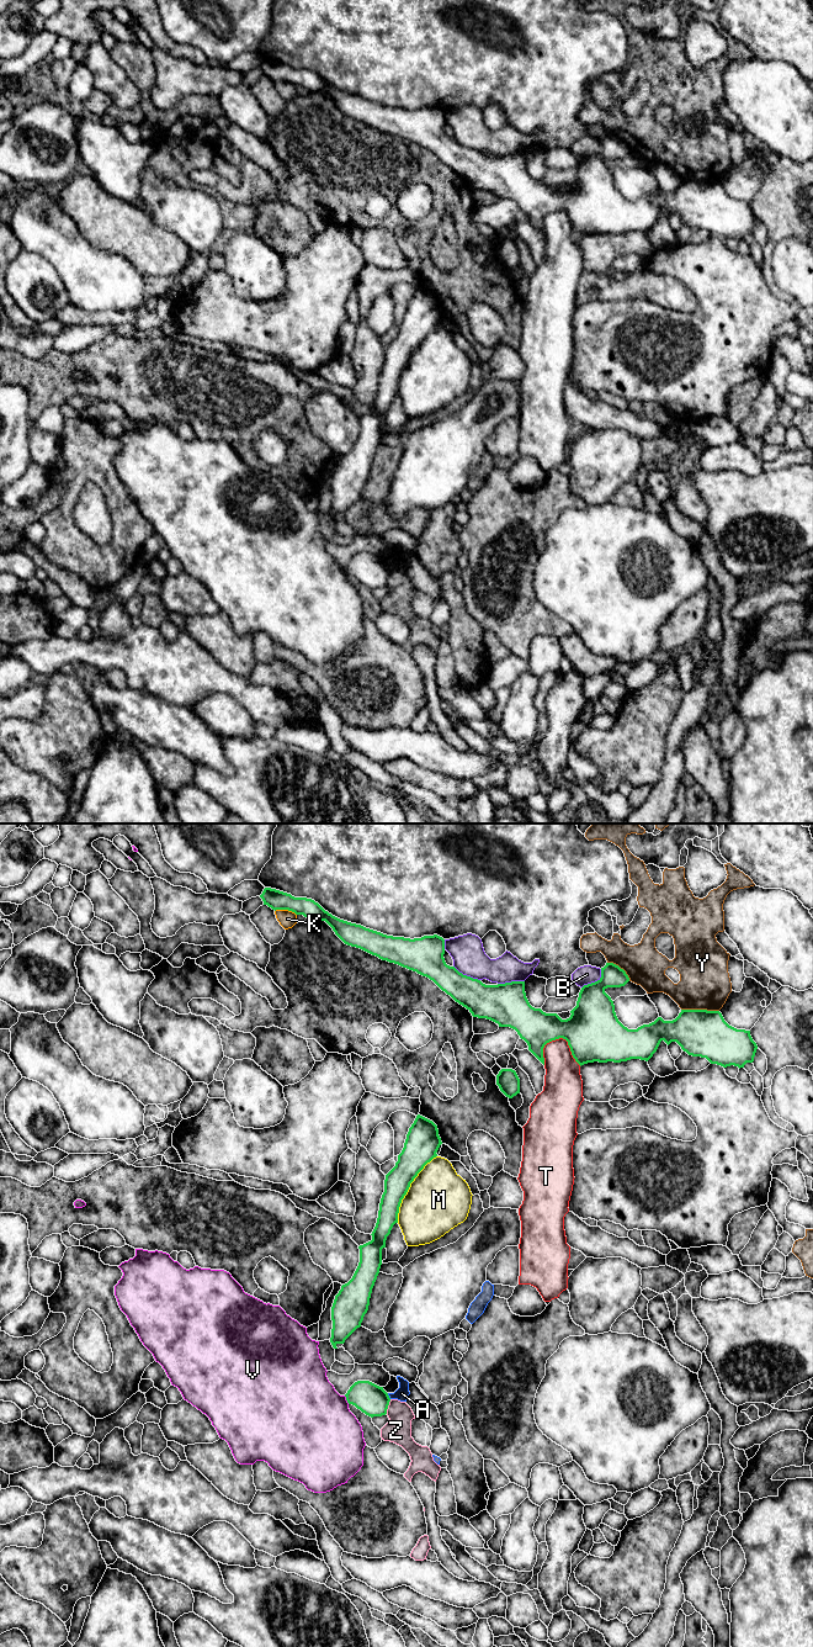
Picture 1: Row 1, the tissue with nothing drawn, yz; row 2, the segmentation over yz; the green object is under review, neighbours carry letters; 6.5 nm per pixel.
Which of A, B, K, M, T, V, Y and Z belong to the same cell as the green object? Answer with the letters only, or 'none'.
none

